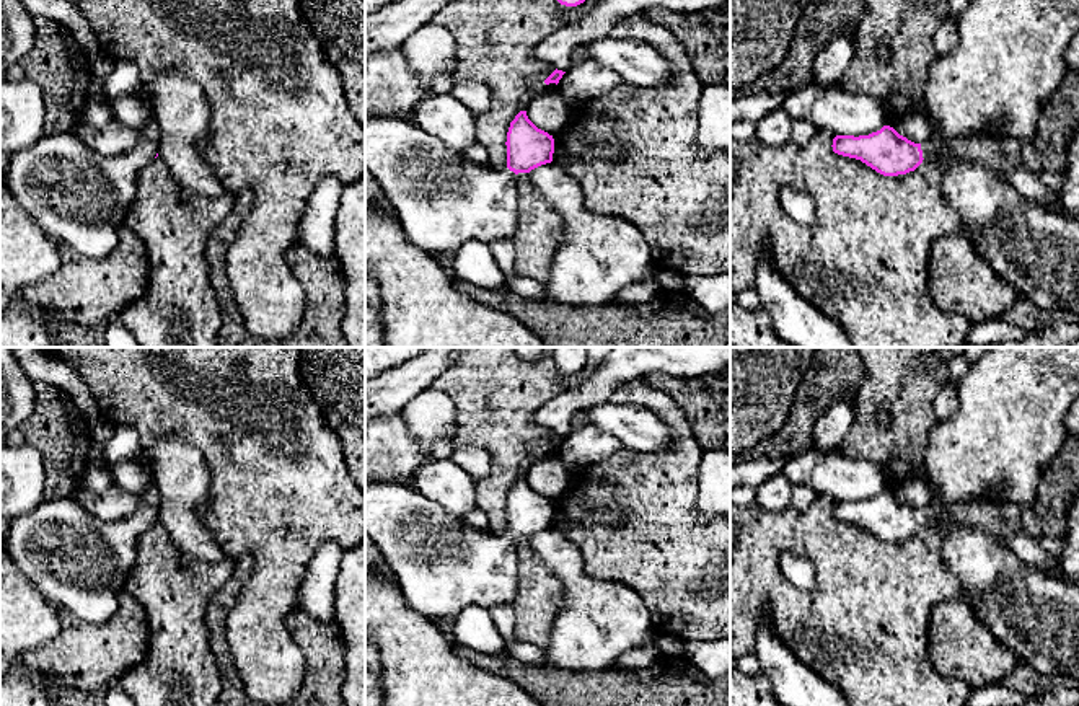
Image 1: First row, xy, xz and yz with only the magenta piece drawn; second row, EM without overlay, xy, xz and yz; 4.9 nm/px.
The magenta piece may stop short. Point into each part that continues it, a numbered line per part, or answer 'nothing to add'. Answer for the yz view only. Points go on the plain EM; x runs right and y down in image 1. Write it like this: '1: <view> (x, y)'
1: yz (1035, 615)

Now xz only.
1: xz (444, 566)

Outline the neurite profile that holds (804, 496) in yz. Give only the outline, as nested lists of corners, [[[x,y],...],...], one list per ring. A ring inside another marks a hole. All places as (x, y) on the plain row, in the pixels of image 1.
[[[807,483],[794,484],[791,494],[791,507],[805,514],[817,502],[818,492]]]

